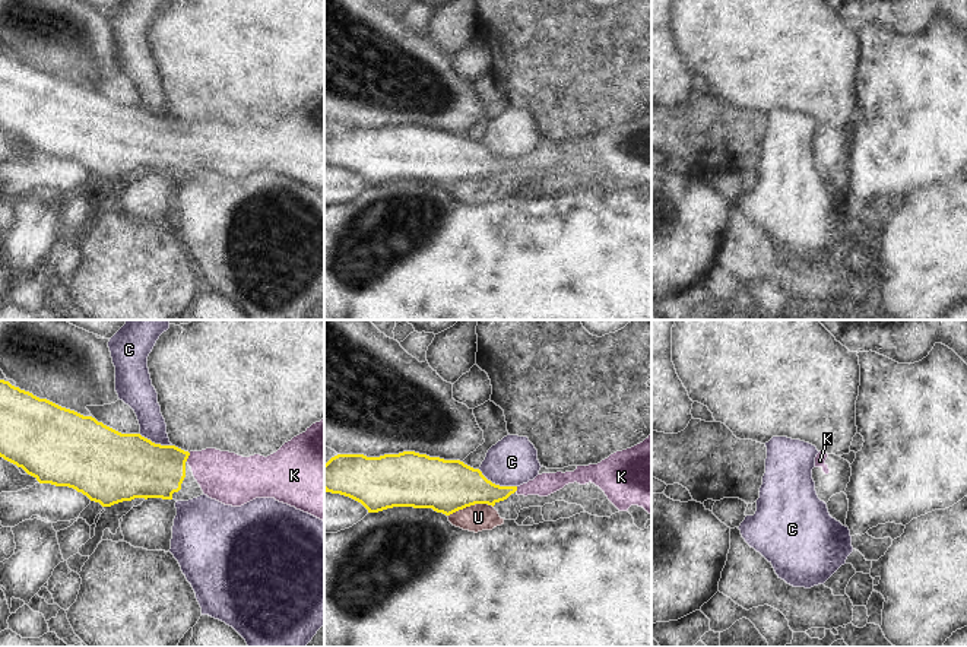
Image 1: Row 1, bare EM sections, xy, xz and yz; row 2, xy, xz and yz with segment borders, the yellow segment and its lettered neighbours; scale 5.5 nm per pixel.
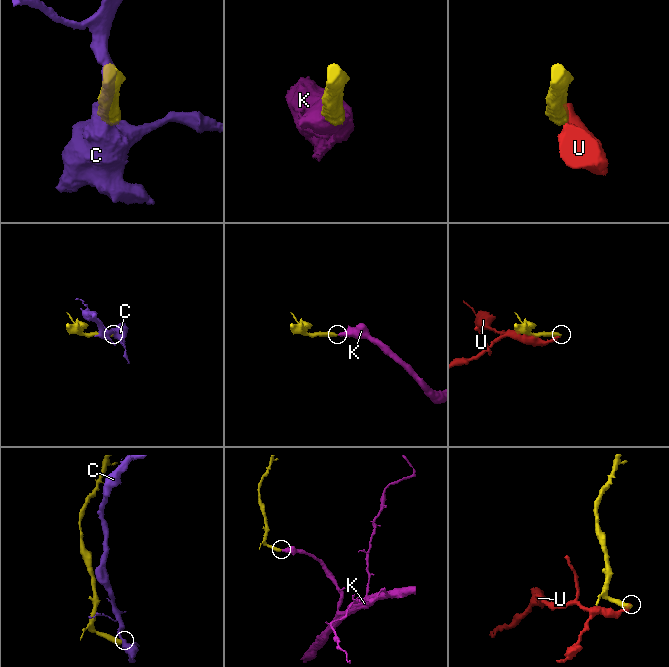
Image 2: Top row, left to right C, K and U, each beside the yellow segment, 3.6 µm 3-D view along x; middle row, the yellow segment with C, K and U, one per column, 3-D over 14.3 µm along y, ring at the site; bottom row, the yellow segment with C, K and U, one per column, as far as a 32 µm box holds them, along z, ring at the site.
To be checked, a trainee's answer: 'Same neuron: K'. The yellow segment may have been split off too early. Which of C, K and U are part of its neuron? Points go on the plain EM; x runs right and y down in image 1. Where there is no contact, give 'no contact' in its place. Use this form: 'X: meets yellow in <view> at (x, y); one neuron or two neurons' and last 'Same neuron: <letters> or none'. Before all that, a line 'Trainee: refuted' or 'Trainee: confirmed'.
Trainee: confirmed
C: meets yellow in xz at (497, 158); two neurons
K: meets yellow in xy at (187, 130); one neuron
U: meets yellow in xz at (469, 178); two neurons
Same neuron: K

